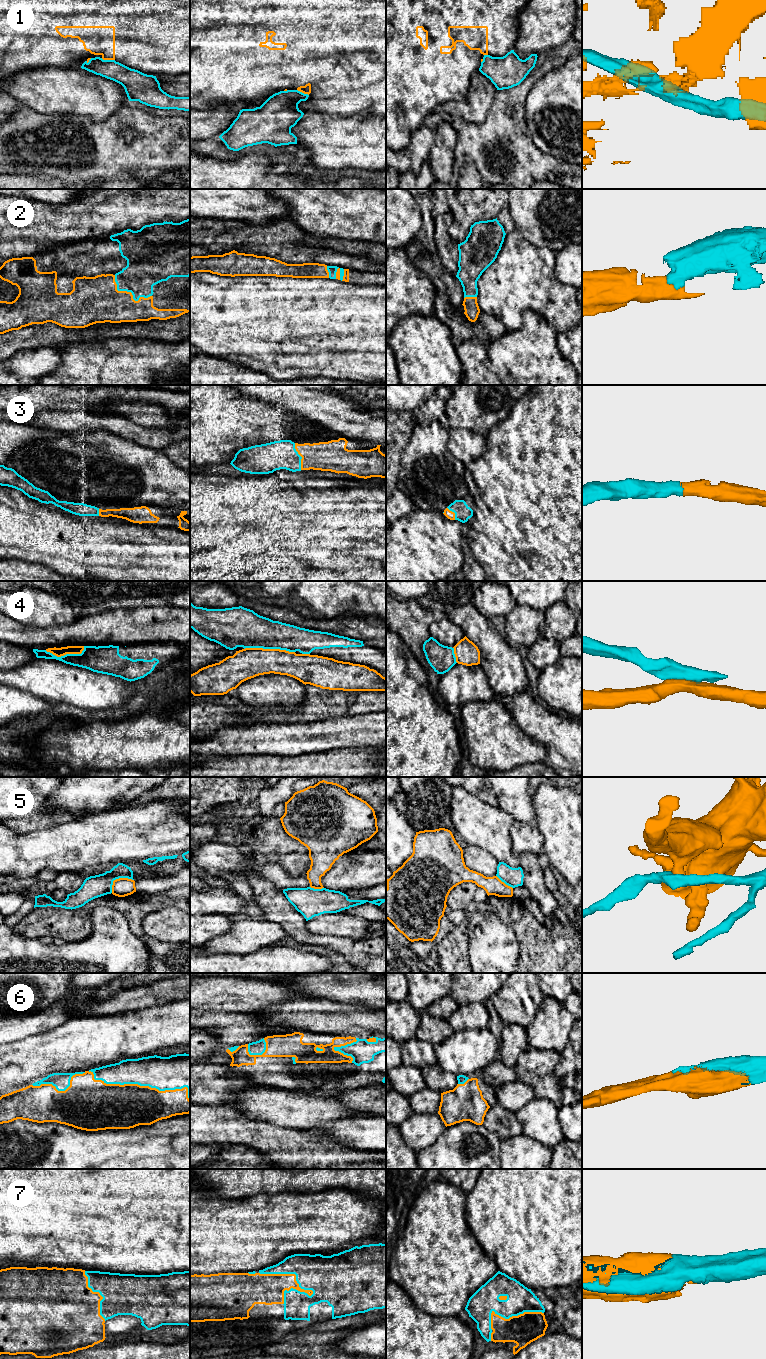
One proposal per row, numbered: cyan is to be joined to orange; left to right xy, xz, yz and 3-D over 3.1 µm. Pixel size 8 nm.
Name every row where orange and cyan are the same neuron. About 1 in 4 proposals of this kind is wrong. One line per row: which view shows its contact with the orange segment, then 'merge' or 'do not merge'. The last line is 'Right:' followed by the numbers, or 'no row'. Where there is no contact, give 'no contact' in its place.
1: contact in xy; do not merge
2: contact in xy; merge
3: contact in xz; merge
4: contact in xz; do not merge
5: contact in xy; do not merge
6: contact in xy; merge
7: contact in xz; merge
Right: 2, 3, 6, 7

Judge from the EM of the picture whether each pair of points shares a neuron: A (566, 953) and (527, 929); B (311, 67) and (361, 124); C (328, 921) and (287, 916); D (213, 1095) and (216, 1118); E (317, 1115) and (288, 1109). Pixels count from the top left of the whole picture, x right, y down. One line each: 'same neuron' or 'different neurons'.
A: same neuron
B: different neurons
C: different neurons
D: different neurons
E: same neuron

